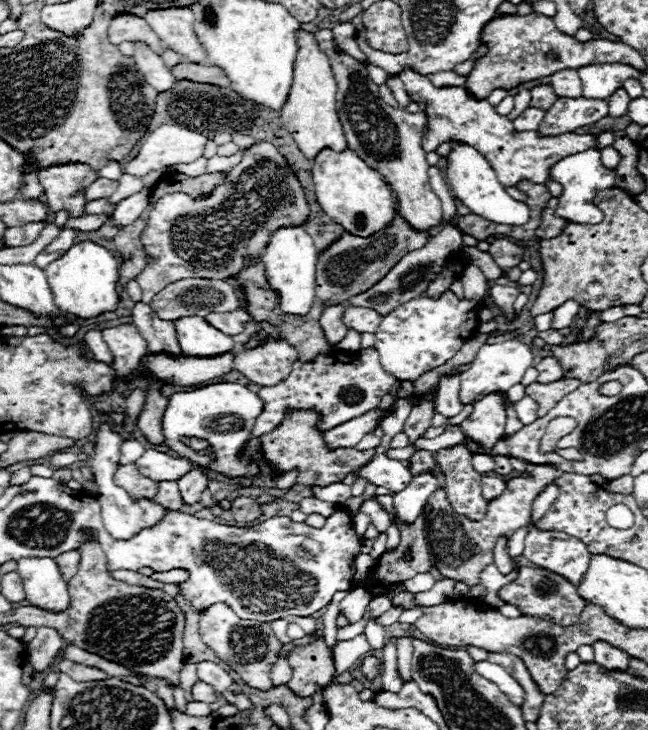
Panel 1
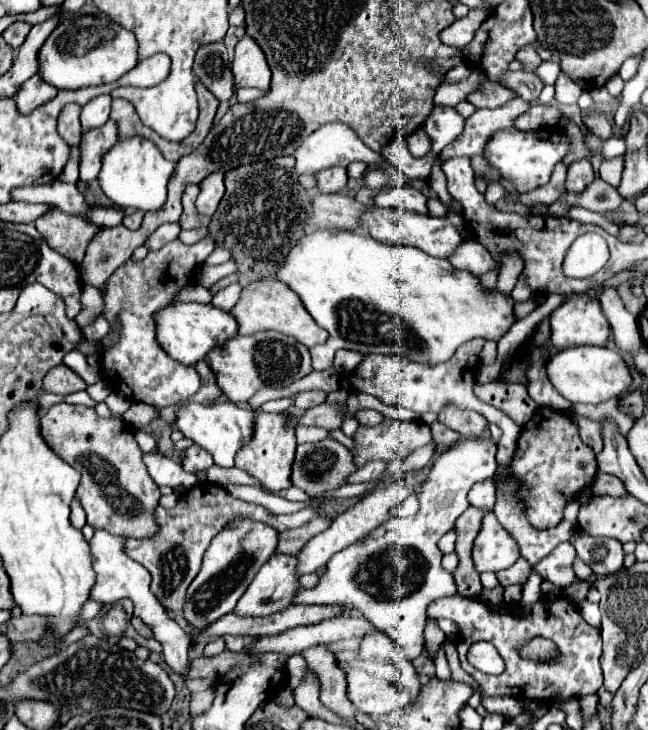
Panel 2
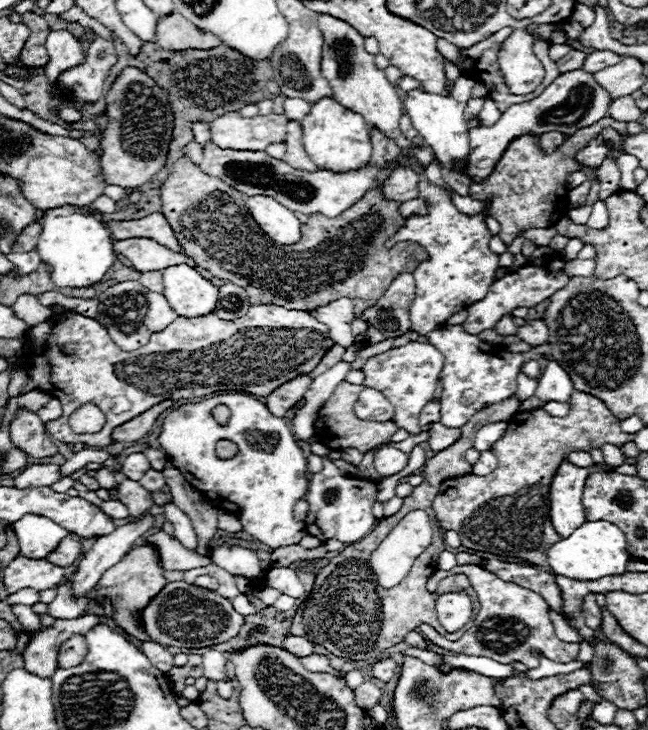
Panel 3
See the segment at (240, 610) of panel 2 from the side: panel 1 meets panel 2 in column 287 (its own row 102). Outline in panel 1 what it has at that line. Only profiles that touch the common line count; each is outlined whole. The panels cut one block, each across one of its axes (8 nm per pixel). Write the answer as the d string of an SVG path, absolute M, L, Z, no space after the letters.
M558 98L550 110L546 110L544 122L538 132L544 136L558 136L566 132L574 132L580 126L588 126L608 116L606 100L588 100L580 98Z

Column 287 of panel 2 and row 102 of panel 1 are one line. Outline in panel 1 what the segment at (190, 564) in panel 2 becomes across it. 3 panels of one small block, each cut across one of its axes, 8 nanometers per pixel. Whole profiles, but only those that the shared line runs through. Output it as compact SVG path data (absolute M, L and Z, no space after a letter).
M528 90L518 92L518 94L514 96L514 110L508 114L508 118L514 120L514 118L520 116L520 112L522 112L524 108L528 108L528 106L530 106L530 92L528 92Z

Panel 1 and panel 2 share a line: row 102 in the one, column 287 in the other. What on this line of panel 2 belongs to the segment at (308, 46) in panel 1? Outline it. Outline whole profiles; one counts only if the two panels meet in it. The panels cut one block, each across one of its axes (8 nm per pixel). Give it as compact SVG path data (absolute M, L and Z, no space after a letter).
M258 280L246 286L242 290L238 304L232 308L232 314L240 324L242 336L252 336L254 332L262 332L262 330L276 330L286 336L294 336L298 342L302 342L308 348L316 344L324 344L328 340L328 332L314 322L314 318L300 302L298 294L280 280Z

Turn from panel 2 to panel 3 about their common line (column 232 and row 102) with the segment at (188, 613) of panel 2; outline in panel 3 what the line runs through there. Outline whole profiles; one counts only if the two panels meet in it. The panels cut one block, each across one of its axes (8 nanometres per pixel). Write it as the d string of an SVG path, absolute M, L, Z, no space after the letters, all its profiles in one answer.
M572 70L562 76L558 76L538 98L524 102L524 104L514 104L508 108L500 120L492 126L476 126L470 128L470 156L468 156L468 166L466 174L468 176L480 176L486 178L492 174L496 168L498 160L502 158L504 150L508 144L520 136L526 134L544 134L544 132L576 132L578 128L586 128L594 124L596 120L604 118L606 110L610 106L608 94L594 82L592 74L586 74L582 70Z

